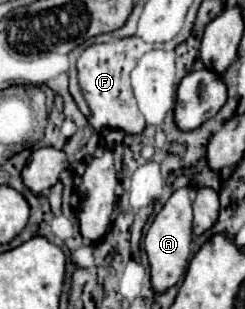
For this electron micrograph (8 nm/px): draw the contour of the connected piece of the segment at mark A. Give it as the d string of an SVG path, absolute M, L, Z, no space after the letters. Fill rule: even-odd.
M184 186L172 192L172 196L156 214L154 222L150 224L144 236L144 248L152 270L152 286L156 292L164 292L180 280L188 264L190 242L192 242L192 194L190 188Z

